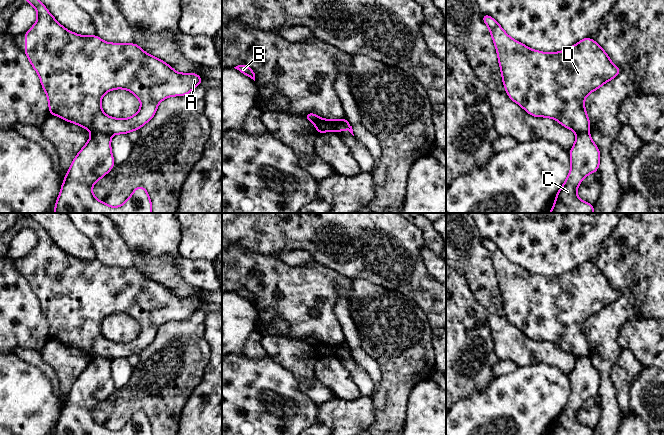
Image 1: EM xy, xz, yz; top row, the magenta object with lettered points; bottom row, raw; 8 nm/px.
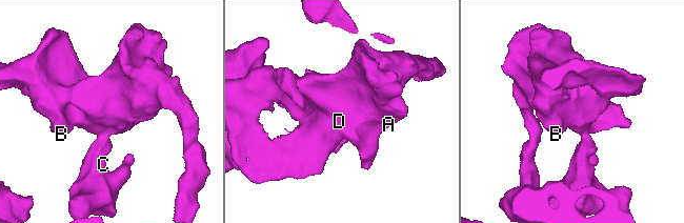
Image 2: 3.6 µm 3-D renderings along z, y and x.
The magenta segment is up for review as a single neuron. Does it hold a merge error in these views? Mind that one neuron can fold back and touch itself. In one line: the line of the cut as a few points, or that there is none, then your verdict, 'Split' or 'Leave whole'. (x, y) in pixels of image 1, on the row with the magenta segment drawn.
Split along xz (315, 125), (320, 121), (325, 121), (330, 130). Split

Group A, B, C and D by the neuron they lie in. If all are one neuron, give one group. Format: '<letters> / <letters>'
A B D / C

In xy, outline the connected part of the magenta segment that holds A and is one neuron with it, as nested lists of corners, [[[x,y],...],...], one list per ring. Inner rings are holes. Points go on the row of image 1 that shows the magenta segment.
[[[26,0],[37,10],[37,21],[30,30],[25,32],[25,54],[32,67],[40,77],[41,85],[47,95],[50,115],[56,115],[65,121],[82,126],[91,133],[128,134],[139,130],[150,121],[156,113],[159,103],[172,96],[189,94],[195,87],[203,83],[196,73],[178,73],[166,62],[151,56],[136,43],[108,43],[97,35],[84,36],[73,33],[64,28],[47,10],[40,0]],[[113,89],[126,89],[132,92],[141,102],[139,111],[127,118],[113,118],[106,115],[101,107],[101,100],[105,93]]]

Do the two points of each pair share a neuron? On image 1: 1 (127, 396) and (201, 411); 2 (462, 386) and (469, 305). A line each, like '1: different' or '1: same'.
1: different
2: same

